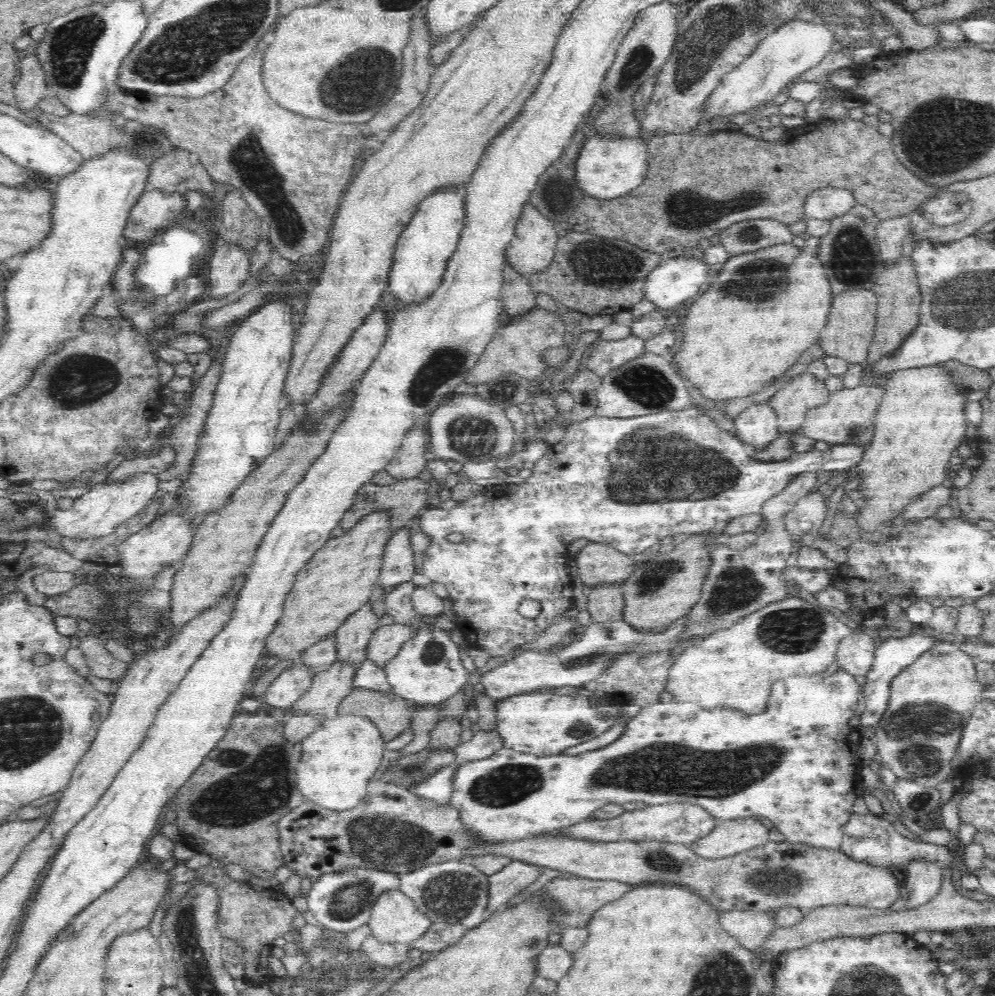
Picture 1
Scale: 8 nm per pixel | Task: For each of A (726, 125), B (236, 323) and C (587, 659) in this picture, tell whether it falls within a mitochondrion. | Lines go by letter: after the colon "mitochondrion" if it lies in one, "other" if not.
A: other
B: other
C: mitochondrion

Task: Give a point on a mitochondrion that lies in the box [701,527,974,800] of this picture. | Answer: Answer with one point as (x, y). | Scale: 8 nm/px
(914, 733)

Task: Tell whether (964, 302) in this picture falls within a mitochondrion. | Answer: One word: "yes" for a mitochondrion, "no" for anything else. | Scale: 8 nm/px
yes

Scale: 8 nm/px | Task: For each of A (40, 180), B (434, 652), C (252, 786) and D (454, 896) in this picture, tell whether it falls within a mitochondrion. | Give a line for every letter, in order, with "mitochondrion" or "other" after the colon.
A: other
B: mitochondrion
C: mitochondrion
D: mitochondrion

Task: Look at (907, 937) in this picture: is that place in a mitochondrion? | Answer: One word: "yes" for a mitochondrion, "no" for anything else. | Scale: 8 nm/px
no

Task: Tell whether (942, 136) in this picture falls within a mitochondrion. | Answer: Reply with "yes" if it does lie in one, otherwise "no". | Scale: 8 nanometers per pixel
yes

